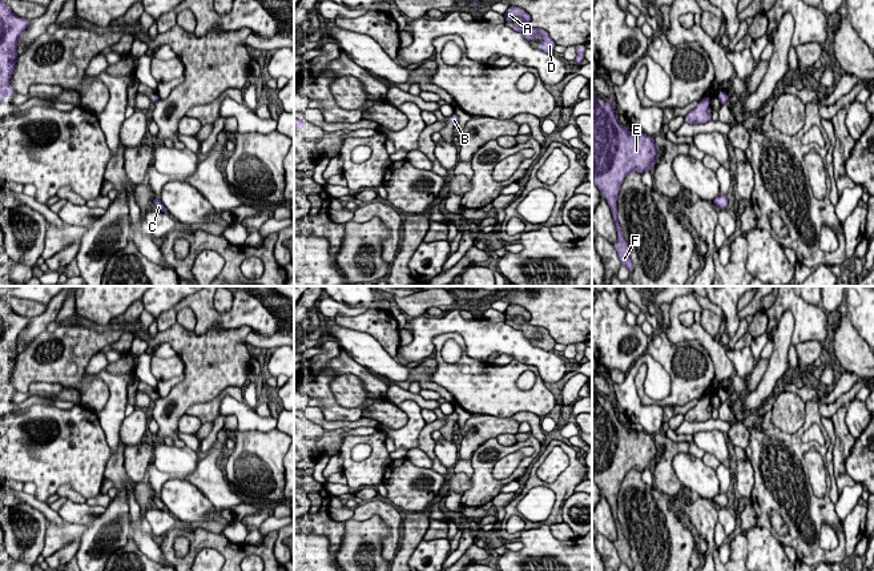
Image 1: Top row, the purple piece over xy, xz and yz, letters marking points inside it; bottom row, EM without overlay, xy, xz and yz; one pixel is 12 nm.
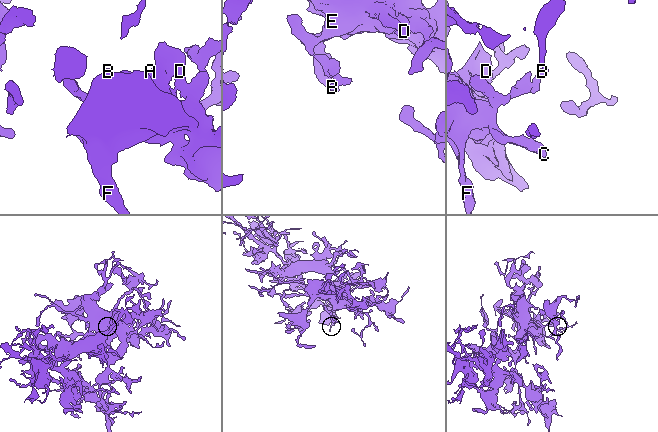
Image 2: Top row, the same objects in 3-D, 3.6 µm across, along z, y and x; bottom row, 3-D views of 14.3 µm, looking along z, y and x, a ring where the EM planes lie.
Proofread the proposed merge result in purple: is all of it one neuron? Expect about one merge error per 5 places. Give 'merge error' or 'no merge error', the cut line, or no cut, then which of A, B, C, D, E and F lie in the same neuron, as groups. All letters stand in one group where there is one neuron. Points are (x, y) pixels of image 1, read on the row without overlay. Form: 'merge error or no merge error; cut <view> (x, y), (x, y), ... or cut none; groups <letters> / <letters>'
no merge error; cut none; groups A B C D E F

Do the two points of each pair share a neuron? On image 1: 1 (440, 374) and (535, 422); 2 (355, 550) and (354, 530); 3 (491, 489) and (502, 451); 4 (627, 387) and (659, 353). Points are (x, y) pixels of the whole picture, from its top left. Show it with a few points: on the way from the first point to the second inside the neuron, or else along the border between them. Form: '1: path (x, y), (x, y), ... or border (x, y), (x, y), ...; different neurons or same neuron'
1: border (539, 415), (531, 411), (518, 411), (512, 417); different neurons
2: path (355, 545), (355, 535); same neuron
3: path (487, 479), (487, 465), (492, 459); same neuron
4: border (644, 364), (635, 386), (648, 406); different neurons

